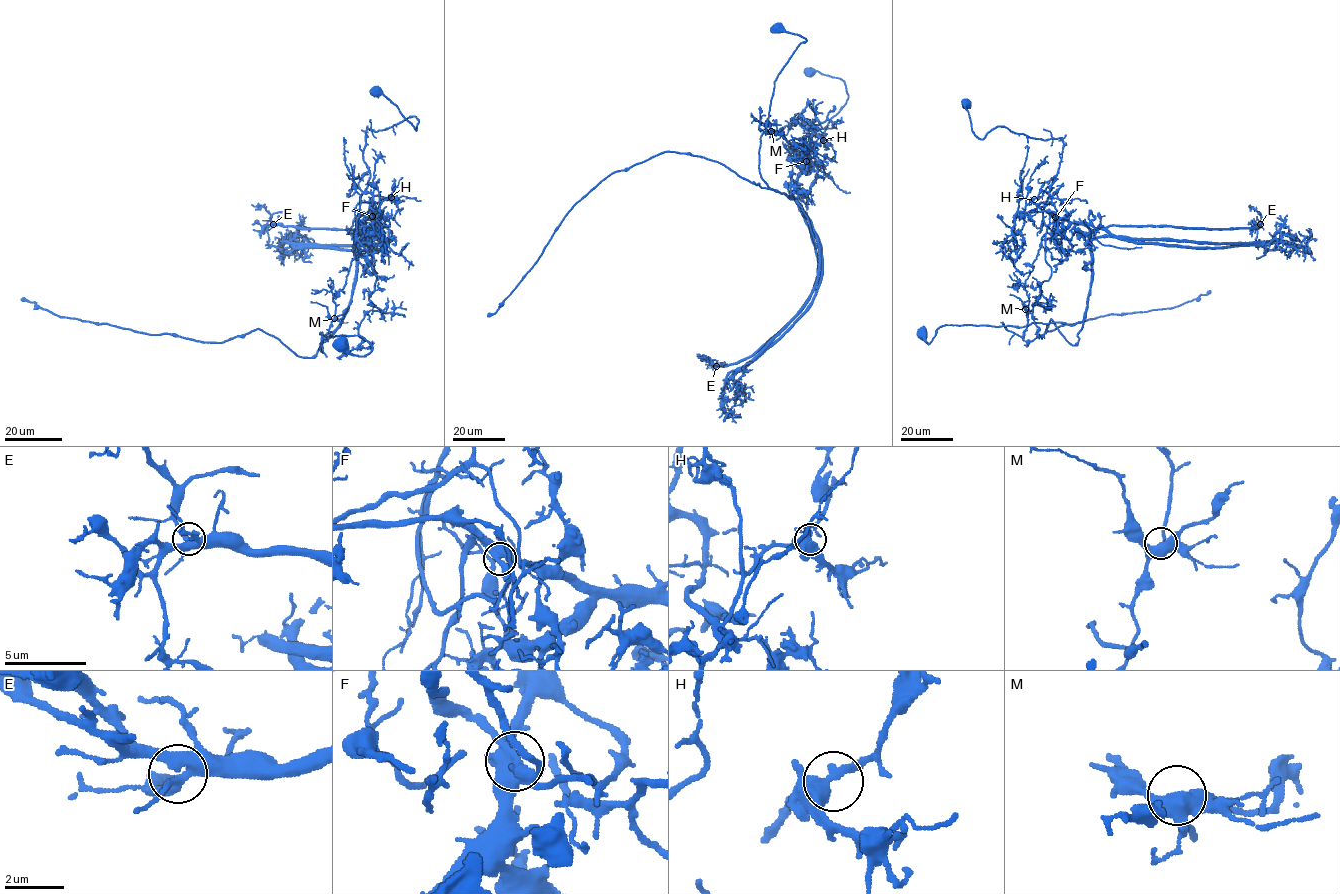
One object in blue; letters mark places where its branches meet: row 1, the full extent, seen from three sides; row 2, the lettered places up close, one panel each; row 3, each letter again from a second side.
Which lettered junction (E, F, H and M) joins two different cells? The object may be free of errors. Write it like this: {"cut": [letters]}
{"cut": ["F"]}

